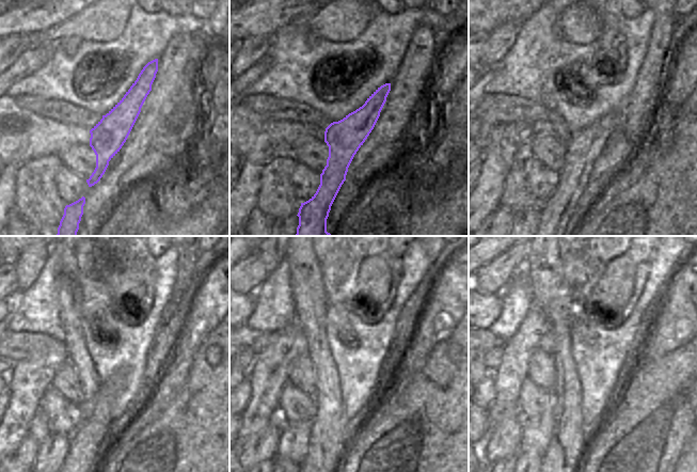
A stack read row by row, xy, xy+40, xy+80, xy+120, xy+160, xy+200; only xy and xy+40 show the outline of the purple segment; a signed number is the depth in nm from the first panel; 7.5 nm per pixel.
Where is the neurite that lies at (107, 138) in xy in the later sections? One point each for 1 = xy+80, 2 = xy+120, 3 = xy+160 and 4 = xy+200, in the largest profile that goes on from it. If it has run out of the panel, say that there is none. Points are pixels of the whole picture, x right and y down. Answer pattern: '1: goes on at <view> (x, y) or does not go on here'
1: goes on at xy+80 (585, 145)
2: goes on at xy+120 (83, 452)
3: goes on at xy+160 (325, 453)
4: goes on at xy+200 (566, 452)

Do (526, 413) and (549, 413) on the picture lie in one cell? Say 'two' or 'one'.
two

